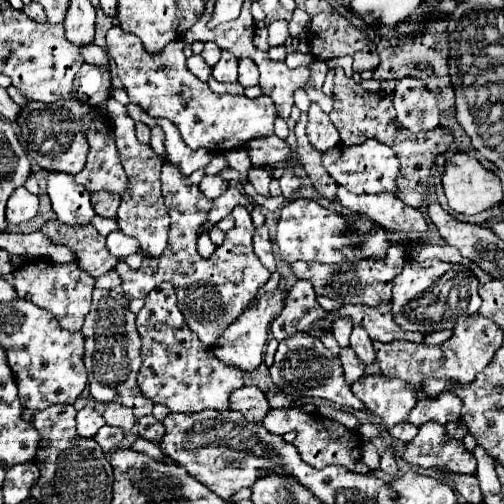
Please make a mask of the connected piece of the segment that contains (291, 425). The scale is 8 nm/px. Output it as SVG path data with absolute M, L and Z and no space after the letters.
M280 408L280 410L270 410L266 414L266 418L262 420L262 426L272 432L272 434L286 434L290 430L296 430L296 438L294 438L294 446L298 450L298 454L302 456L302 460L314 468L326 468L326 466L344 466L348 470L354 470L358 474L368 474L370 468L362 462L362 440L360 434L354 430L348 430L346 426L326 420L322 416L316 414L306 414L300 408Z

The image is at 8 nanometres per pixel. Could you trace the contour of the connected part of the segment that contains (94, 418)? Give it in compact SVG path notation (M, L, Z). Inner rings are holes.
M82 408L78 410L76 414L76 430L78 430L78 436L82 438L94 438L96 432L104 426L104 418L100 412L96 412L94 408Z

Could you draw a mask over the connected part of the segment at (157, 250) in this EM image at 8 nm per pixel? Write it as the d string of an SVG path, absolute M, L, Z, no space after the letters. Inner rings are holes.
M110 98L108 100L108 114L114 126L114 136L116 136L116 148L122 158L122 166L128 176L128 188L122 194L122 202L118 208L118 226L124 234L138 238L140 250L148 252L152 256L160 256L162 250L166 248L166 238L170 230L170 216L164 206L164 198L160 192L160 168L162 168L162 158L154 154L154 150L146 144L140 144L136 134L134 134L134 120L128 116L126 106L120 104L118 100Z

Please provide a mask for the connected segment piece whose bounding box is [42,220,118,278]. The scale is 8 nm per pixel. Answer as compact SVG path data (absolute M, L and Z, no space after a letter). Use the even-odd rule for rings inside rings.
M54 220L54 222L48 222L42 228L42 232L48 234L48 238L52 242L70 246L74 250L74 254L78 254L78 266L82 266L82 270L86 270L94 278L106 274L108 270L112 270L118 264L118 258L114 258L106 250L104 238L90 224L66 226L66 224Z

